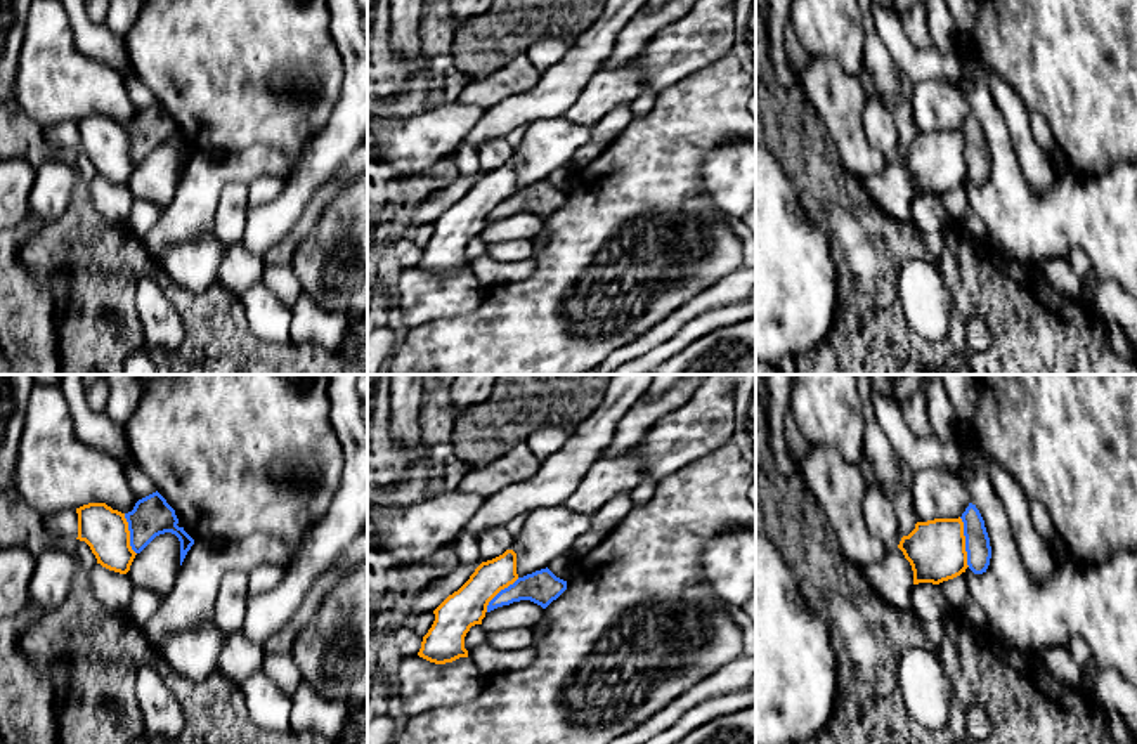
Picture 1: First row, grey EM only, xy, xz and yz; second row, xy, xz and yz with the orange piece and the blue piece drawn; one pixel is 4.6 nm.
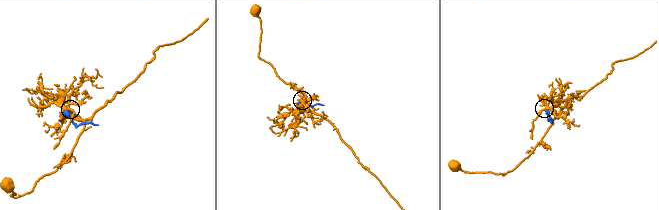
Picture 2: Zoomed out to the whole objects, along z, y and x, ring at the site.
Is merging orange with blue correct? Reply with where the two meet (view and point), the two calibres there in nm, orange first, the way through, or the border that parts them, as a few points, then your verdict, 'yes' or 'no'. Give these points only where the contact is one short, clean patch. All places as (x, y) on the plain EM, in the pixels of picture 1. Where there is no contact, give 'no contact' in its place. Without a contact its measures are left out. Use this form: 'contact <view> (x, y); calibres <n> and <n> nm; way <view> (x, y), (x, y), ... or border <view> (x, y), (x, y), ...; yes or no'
contact yz (964, 153); calibres 280 and 120 nm; no

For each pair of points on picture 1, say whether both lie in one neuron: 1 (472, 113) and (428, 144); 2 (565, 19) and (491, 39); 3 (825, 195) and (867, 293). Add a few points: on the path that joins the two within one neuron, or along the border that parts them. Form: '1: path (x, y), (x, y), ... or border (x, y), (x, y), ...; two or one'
1: path (461, 118), (439, 134); one
2: path (546, 19), (517, 19), (510, 26); one
3: path (857, 202), (888, 234), (888, 262); one

